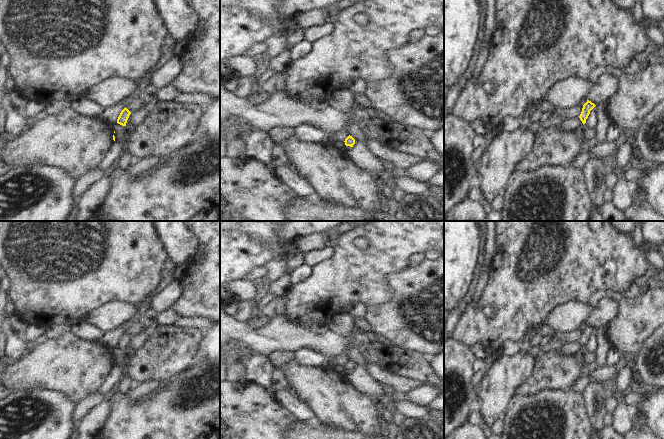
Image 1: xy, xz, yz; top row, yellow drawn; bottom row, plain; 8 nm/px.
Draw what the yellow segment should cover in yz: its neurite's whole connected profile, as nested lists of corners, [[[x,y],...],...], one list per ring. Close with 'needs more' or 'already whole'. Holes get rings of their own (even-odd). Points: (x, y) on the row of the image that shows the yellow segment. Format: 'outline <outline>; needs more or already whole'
outline [[[587,100],[587,102],[583,105],[582,112],[579,116],[580,120],[583,124],[586,123],[586,119],[588,118],[590,111],[595,107],[596,105],[592,103],[591,101]]]; already whole

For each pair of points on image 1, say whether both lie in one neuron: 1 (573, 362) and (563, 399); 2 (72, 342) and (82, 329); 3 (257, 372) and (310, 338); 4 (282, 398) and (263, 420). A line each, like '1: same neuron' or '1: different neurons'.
1: different neurons
2: different neurons
3: different neurons
4: different neurons

